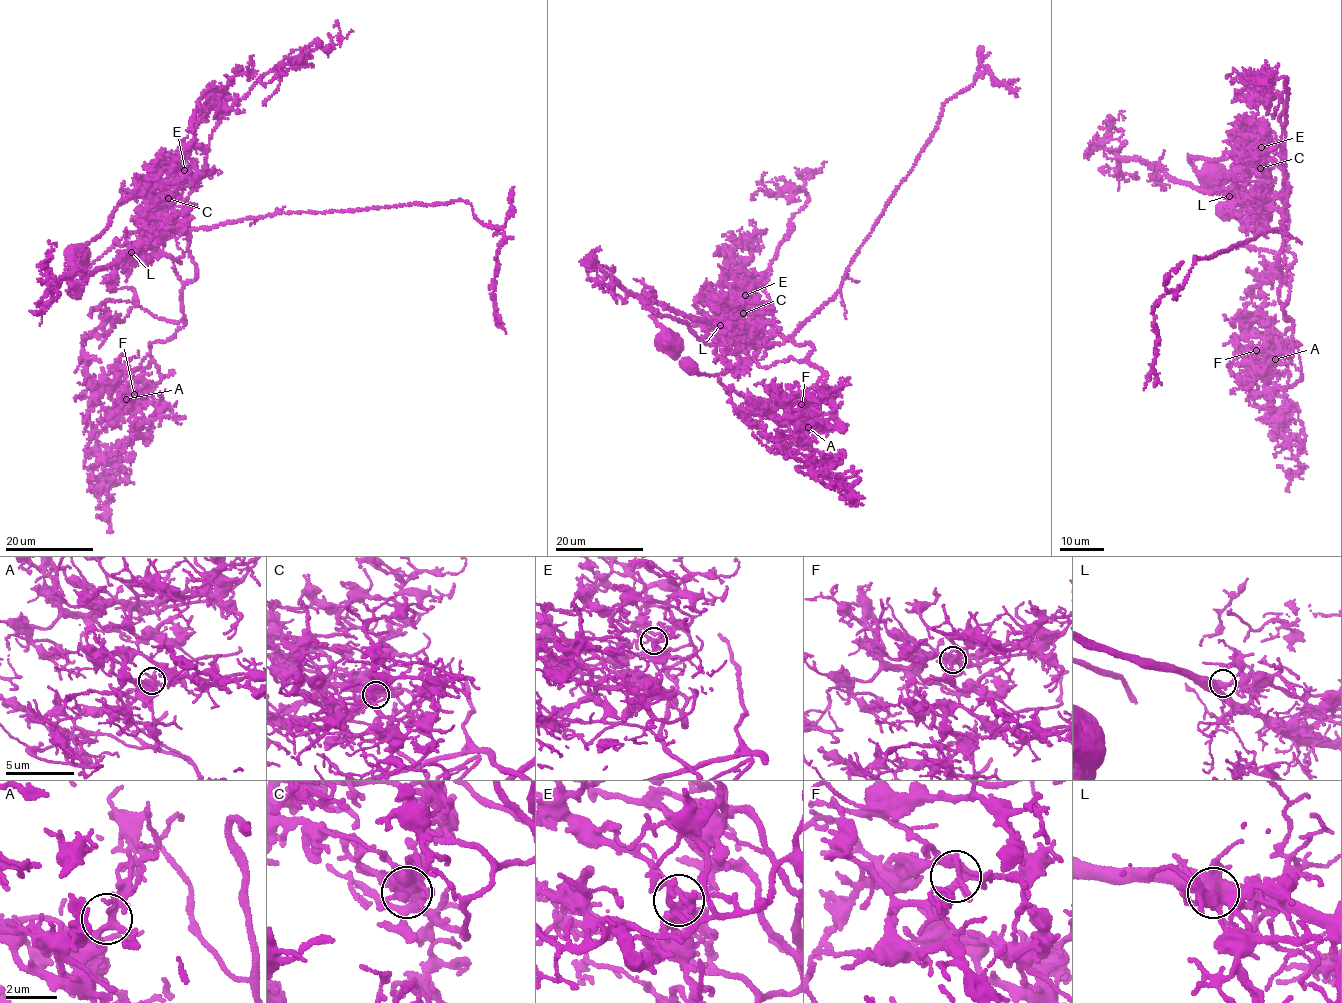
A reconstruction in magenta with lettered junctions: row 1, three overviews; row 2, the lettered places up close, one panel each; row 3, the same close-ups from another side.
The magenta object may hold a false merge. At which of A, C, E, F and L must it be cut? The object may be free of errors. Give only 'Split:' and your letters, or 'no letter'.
Split: L

